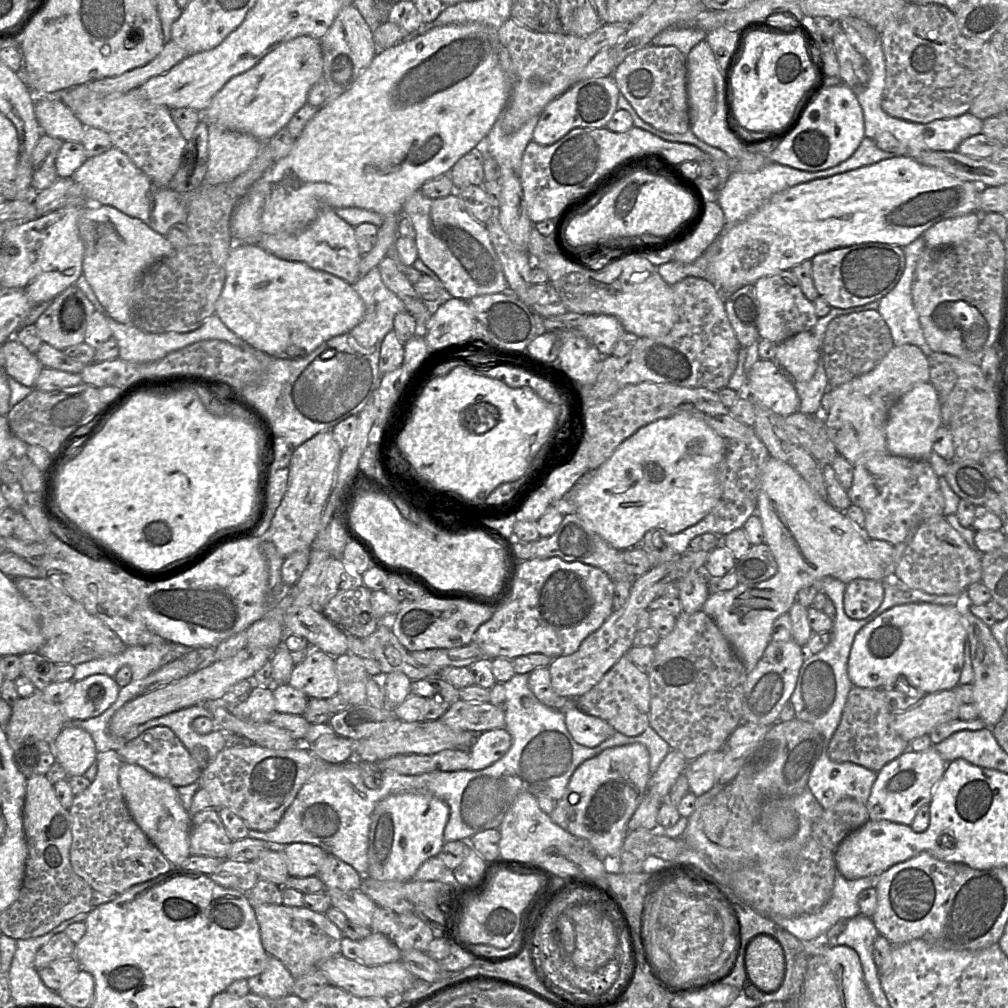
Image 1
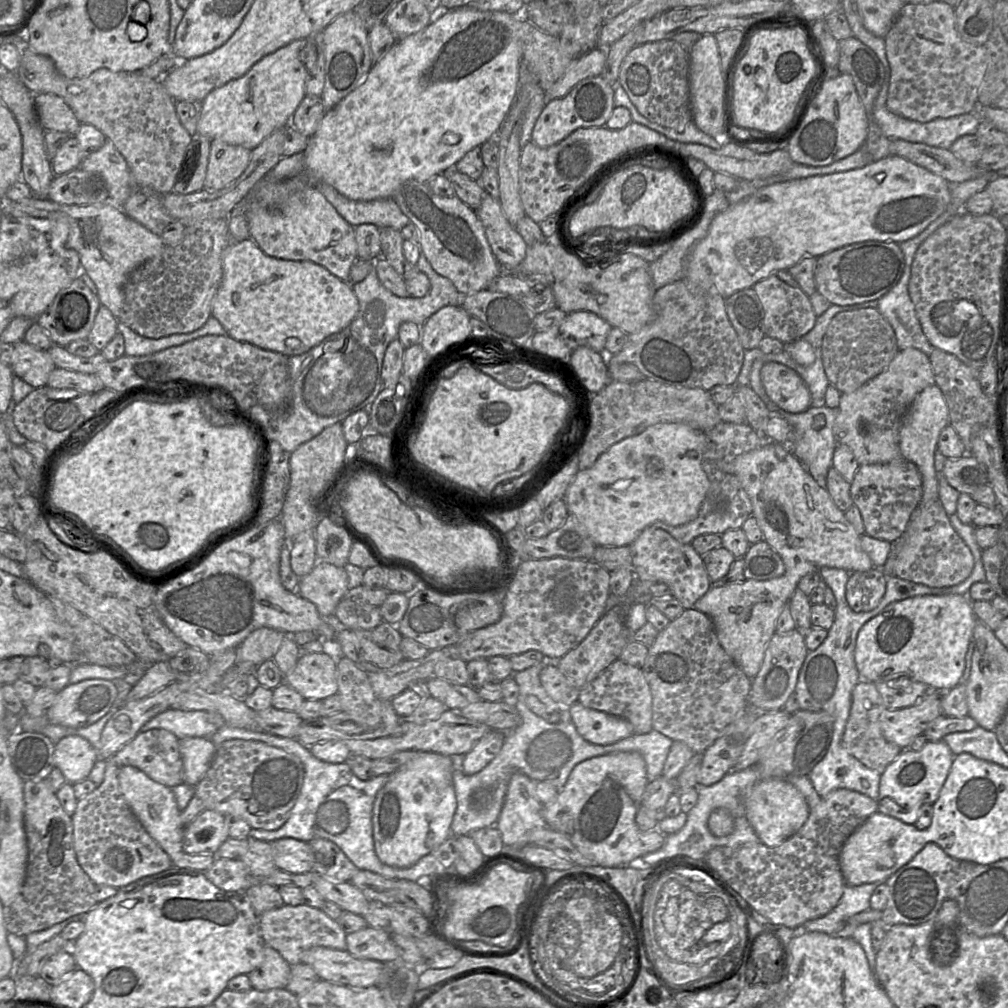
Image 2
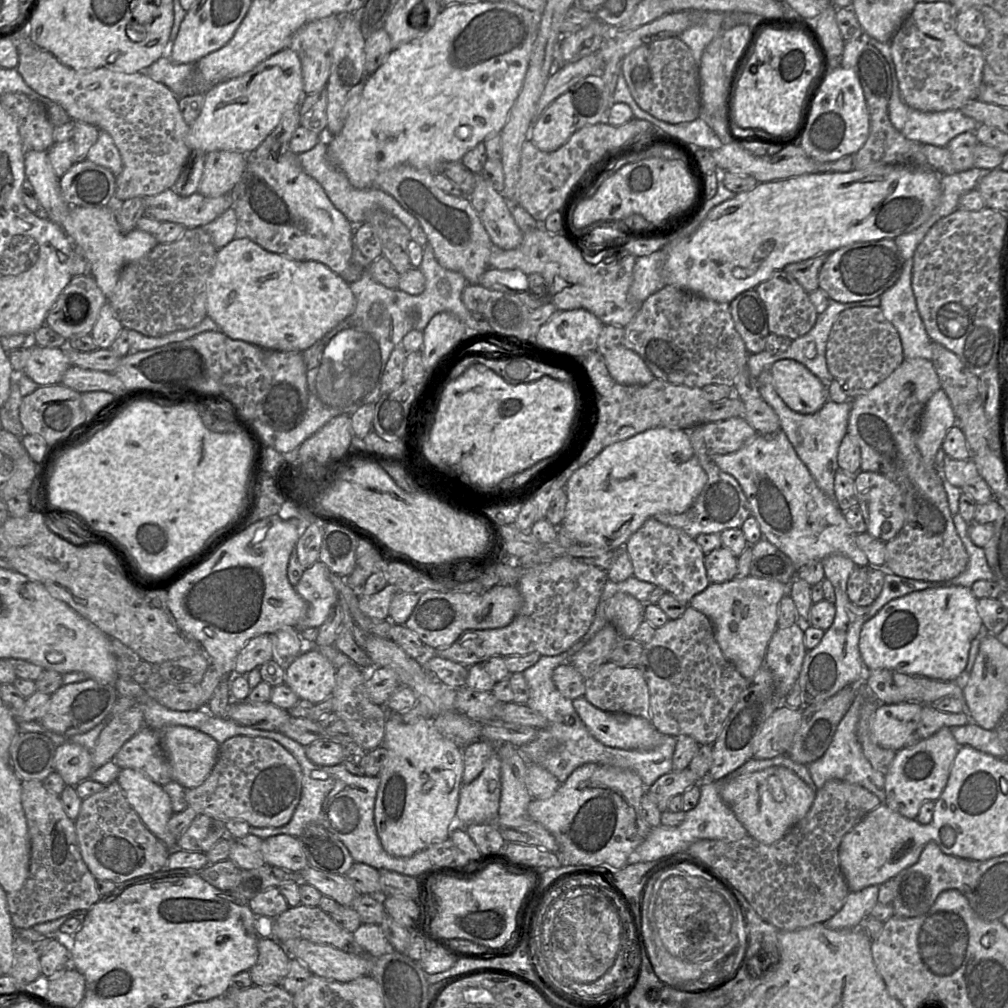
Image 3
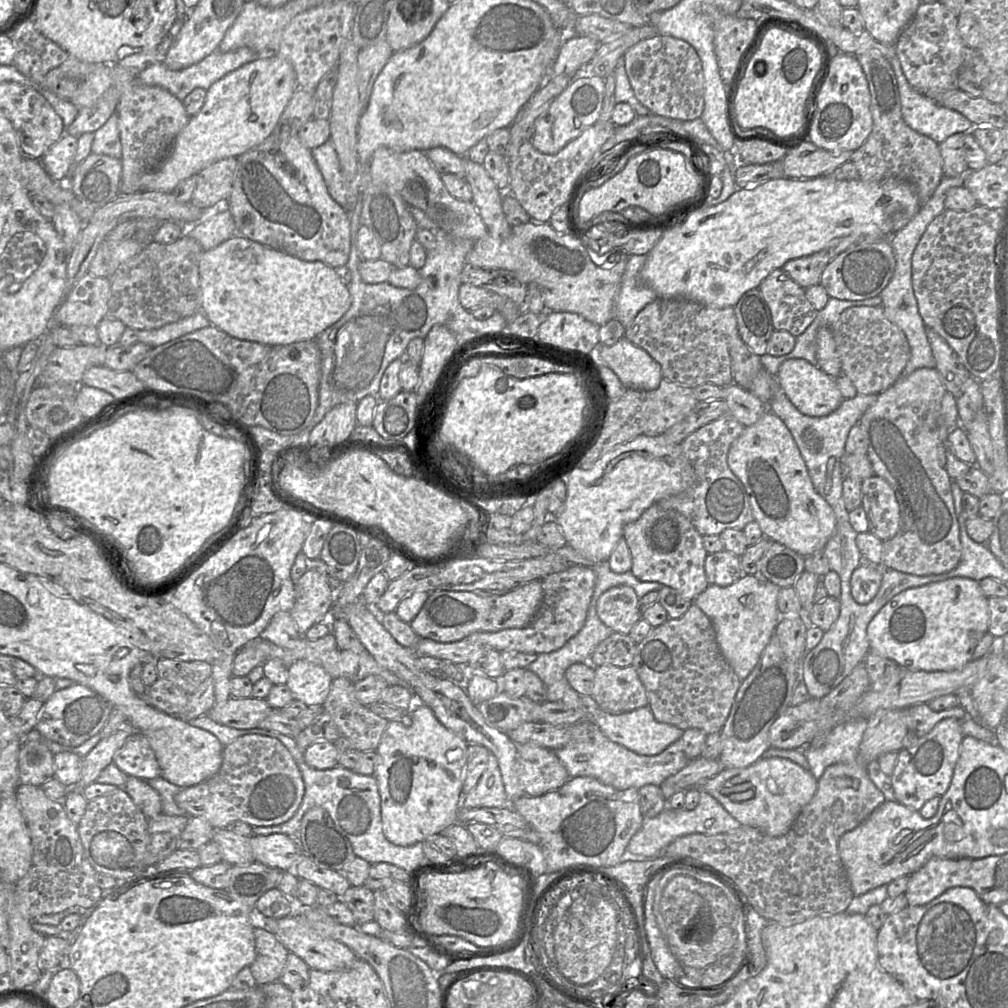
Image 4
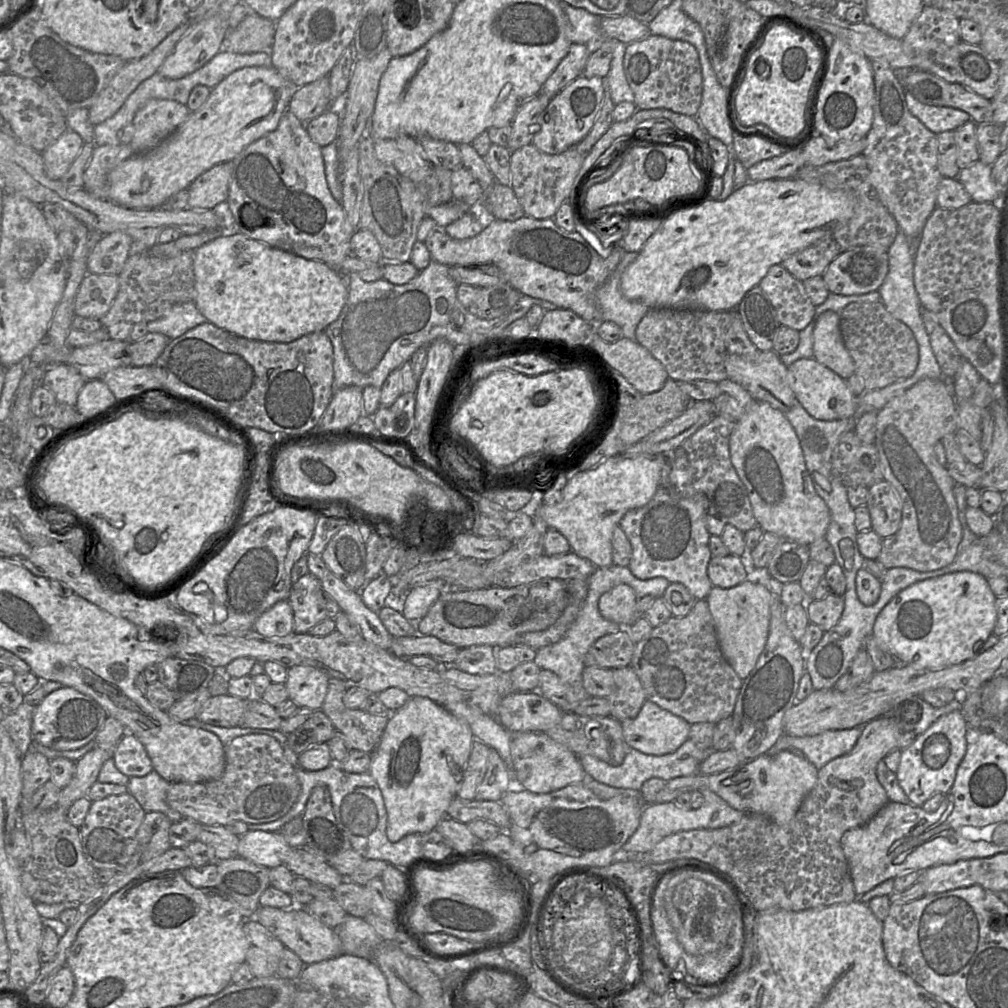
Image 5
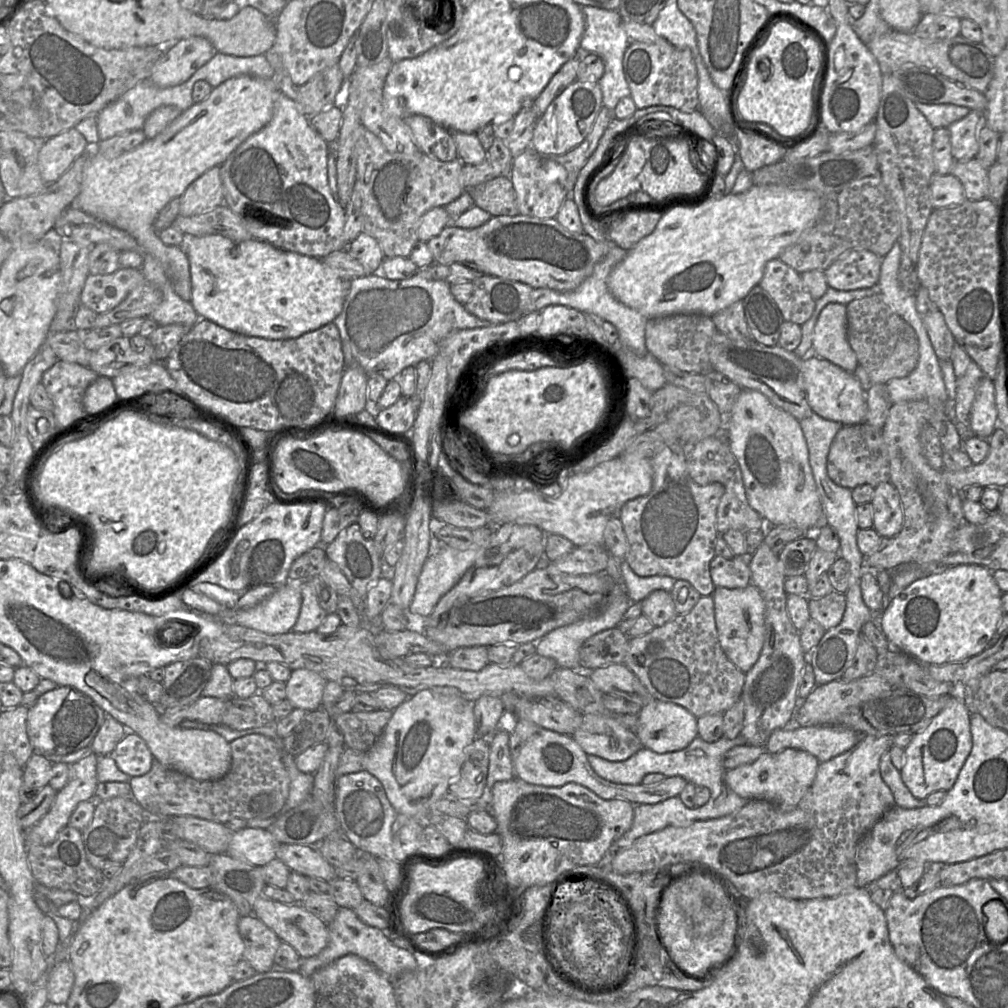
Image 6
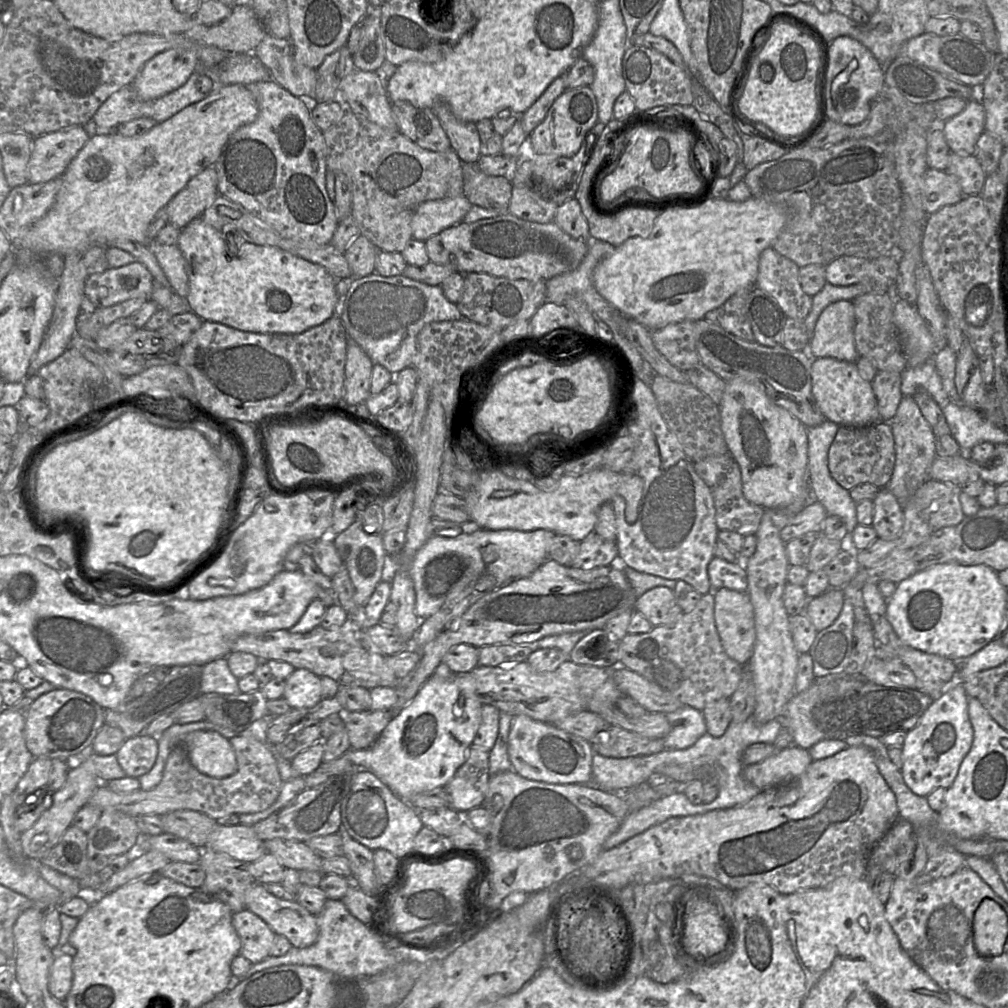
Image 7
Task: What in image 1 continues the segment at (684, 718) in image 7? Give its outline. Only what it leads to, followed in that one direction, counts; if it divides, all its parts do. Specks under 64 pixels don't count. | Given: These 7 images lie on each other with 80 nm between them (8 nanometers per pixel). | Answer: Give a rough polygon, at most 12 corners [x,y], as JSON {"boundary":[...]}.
{"boundary":[[577,705],[564,713],[580,745],[596,747],[616,732]]}

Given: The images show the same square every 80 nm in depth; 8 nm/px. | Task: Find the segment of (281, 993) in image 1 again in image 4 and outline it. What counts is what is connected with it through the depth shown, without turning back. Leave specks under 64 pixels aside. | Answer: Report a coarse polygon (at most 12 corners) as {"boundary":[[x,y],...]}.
{"boundary":[[254,928],[258,986],[277,982],[289,951],[275,934]]}

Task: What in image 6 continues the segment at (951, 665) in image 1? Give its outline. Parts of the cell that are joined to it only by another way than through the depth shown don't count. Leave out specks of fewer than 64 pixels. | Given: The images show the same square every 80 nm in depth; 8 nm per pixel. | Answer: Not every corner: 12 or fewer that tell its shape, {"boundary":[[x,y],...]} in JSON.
{"boundary":[[993,572],[918,579],[878,623],[923,665],[983,652],[1002,617]]}

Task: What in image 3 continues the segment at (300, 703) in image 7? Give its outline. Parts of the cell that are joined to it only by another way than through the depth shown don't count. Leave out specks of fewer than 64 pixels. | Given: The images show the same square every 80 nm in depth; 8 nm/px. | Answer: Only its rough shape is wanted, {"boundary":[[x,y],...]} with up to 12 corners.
{"boundary":[[317,649],[285,665],[285,684],[318,704],[332,696],[335,666]]}

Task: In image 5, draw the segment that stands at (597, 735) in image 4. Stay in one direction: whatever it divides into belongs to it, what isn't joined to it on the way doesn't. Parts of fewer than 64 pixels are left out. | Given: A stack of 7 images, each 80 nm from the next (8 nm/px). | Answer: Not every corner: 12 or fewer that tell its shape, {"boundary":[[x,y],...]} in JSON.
{"boundary":[[687,739],[675,752],[630,749],[619,766],[578,756],[584,771],[614,788],[640,790],[657,777],[696,775],[713,752]]}

